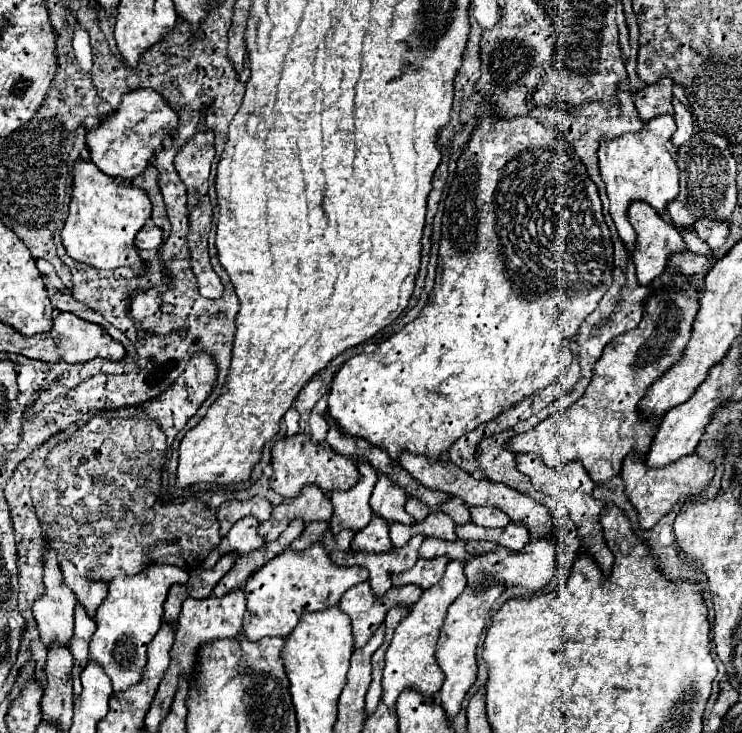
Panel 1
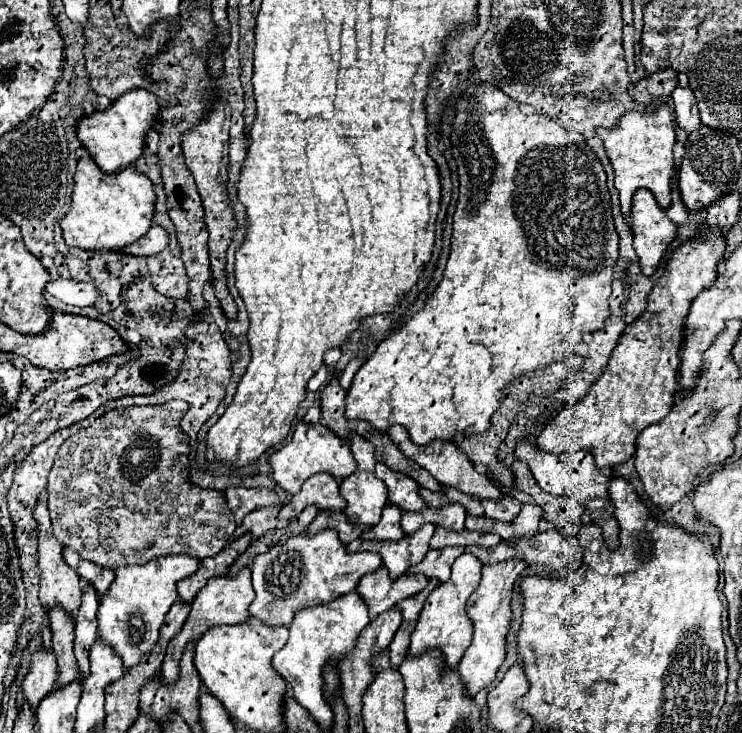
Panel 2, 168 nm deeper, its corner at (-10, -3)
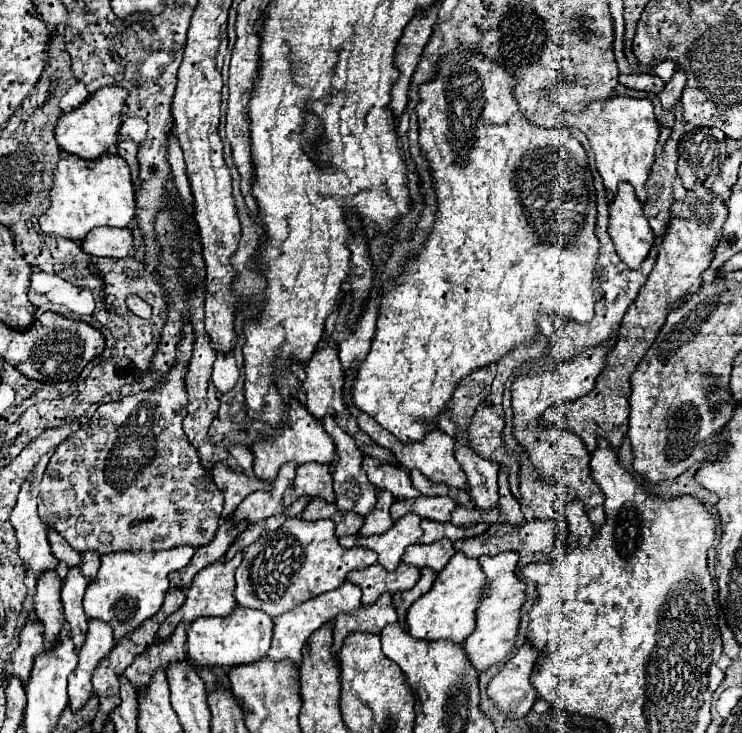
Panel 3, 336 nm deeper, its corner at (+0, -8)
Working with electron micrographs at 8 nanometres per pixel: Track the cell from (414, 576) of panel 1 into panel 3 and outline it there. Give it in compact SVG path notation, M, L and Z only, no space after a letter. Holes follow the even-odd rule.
M443 538L429 546L425 546L425 544L409 546L409 550L403 556L403 562L409 566L417 566L419 570L431 568L433 572L441 572L453 554L455 554L453 544Z

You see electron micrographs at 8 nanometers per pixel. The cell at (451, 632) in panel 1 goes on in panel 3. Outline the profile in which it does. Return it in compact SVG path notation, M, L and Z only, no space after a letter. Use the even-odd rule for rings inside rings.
M501 552L497 556L481 556L479 564L481 570L487 576L487 582L481 592L481 602L477 606L477 626L473 634L463 642L463 650L471 662L471 666L483 674L491 666L499 664L511 650L513 642L517 636L519 628L519 610L525 602L525 584L517 578L515 568L517 568L519 554L517 552Z

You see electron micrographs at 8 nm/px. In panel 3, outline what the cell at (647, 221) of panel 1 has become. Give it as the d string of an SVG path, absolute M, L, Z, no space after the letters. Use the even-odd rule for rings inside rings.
M621 182L615 200L609 204L609 236L619 258L631 270L641 266L653 246L653 230L629 182Z

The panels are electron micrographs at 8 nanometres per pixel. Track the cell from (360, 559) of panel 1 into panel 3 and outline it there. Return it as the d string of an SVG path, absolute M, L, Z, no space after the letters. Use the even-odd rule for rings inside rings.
M407 514L405 518L397 520L395 526L391 526L381 536L361 538L361 536L353 534L353 536L339 538L339 544L343 548L357 548L357 546L361 546L361 548L373 550L373 552L379 554L379 564L387 572L395 572L397 566L401 564L401 558L403 558L407 546L417 544L421 536L423 536L421 518L415 516L415 514Z

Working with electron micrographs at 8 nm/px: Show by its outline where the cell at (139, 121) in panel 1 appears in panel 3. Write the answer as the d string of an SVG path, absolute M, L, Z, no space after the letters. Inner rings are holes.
M105 86L97 94L93 94L85 104L81 104L77 110L63 114L55 126L55 138L61 150L75 154L83 160L97 160L103 154L107 154L111 148L115 148L119 138L119 126L123 122L127 96L129 92L121 86L113 86L113 88Z

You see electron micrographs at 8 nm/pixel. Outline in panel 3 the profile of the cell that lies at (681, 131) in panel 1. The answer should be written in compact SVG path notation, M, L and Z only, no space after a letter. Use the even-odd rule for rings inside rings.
M677 70L673 74L673 80L667 82L665 88L663 88L663 92L659 94L659 100L661 100L661 104L663 104L665 110L673 110L675 108L675 104L681 100L683 88L685 88L685 74L681 74L681 70Z

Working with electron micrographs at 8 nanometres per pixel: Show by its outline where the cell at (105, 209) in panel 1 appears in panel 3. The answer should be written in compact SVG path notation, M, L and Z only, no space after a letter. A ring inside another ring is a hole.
M109 152L97 160L81 160L77 156L63 156L55 170L55 186L39 226L47 236L61 236L69 240L85 240L97 226L127 228L135 218L135 188L127 162Z

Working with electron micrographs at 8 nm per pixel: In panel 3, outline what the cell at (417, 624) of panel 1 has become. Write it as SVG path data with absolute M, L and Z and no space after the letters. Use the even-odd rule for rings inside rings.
M457 552L445 570L437 574L435 586L407 610L409 634L417 640L451 640L453 644L463 644L475 626L475 608L481 586L485 586L485 574L481 572L479 562Z

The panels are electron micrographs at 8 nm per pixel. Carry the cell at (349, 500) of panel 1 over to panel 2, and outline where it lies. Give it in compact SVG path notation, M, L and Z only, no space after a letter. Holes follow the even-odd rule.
M355 433L351 451L357 461L357 471L341 481L341 495L347 499L347 517L351 523L377 525L381 511L387 505L387 487L375 477L375 449Z

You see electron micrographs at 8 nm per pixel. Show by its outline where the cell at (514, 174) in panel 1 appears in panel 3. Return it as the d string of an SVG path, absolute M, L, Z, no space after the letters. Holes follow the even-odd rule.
M457 50L447 54L439 64L439 74L435 80L427 82L419 90L421 102L417 106L419 116L419 146L429 160L431 174L435 180L437 192L437 218L433 232L429 236L427 246L419 252L415 260L411 260L405 268L405 274L399 282L385 284L385 294L381 300L381 310L377 318L377 332L371 344L367 358L361 362L353 384L351 398L353 406L371 418L375 418L385 430L395 434L401 442L417 442L427 432L439 428L439 416L447 412L447 402L453 398L453 392L467 374L473 374L479 368L495 366L505 354L513 352L521 344L531 344L539 332L541 316L557 316L563 314L579 324L591 322L595 316L595 296L593 296L593 274L595 262L599 256L599 240L595 236L597 228L597 196L593 186L593 174L589 170L587 152L583 146L569 134L567 128L541 128L527 122L527 118L519 112L517 102L513 100L513 78L507 70L481 58L479 54L465 54Z

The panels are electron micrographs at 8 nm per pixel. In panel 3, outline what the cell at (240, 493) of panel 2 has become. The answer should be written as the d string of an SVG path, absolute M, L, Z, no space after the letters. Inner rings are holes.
M215 466L211 470L213 474L213 480L217 484L217 488L223 492L225 496L225 506L223 506L223 512L221 512L221 518L229 518L233 514L233 510L253 492L269 492L271 490L271 484L267 482L261 482L259 478L249 478L245 474L237 474L237 472L231 472L229 468L225 466Z

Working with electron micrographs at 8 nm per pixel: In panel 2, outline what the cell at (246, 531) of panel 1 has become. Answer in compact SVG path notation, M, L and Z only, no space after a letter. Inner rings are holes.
M281 503L263 507L263 509L255 509L255 511L247 513L247 517L243 517L243 523L235 529L231 541L235 541L235 537L241 537L247 531L251 531L255 537L261 537L265 531L275 529L277 527L277 513L279 513L279 509L281 509Z

